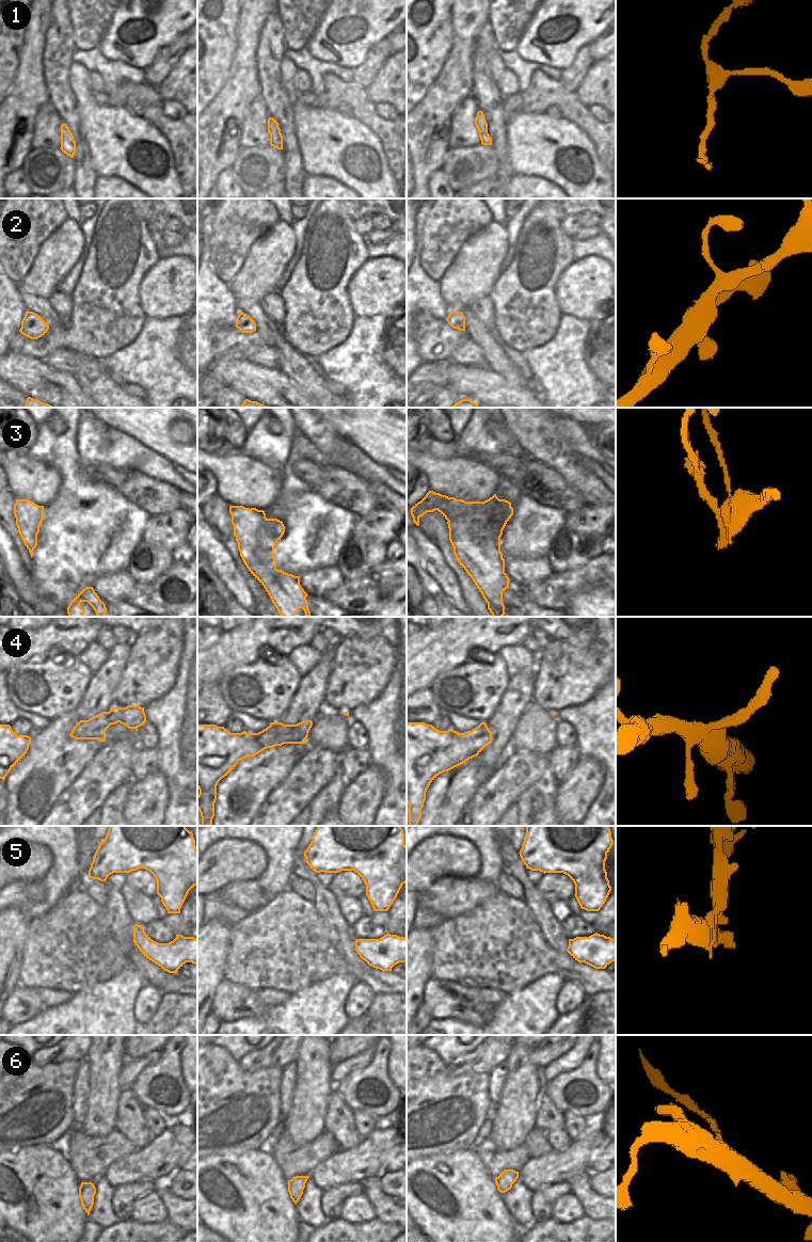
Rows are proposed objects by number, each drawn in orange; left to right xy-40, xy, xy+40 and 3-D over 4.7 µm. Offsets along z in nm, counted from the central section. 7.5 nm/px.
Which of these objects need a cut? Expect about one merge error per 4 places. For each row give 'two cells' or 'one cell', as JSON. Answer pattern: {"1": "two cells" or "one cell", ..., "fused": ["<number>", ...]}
{"1": "one cell", "2": "one cell", "3": "two cells", "4": "one cell", "5": "one cell", "6": "two cells", "fused": ["3", "6"]}

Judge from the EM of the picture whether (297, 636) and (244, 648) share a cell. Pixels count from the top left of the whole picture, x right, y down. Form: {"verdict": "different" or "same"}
{"verdict": "same"}

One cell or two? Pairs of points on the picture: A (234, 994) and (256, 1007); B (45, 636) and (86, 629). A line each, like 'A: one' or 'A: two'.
A: one
B: one

